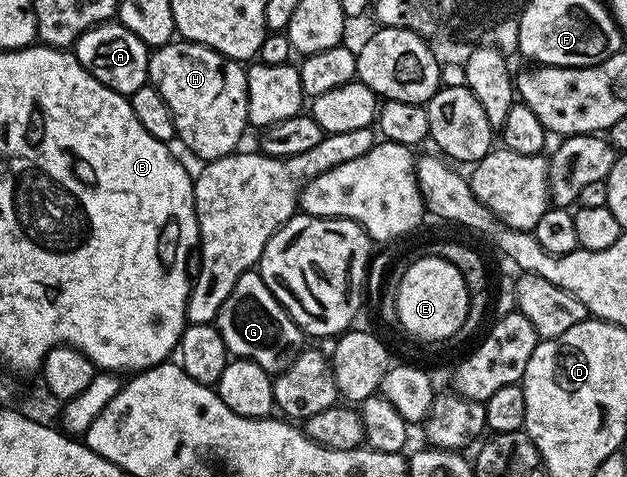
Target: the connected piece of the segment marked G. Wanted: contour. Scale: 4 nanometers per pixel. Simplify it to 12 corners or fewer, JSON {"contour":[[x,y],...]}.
{"contour":[[256,271],[240,275],[216,324],[227,354],[271,375],[304,348]]}

